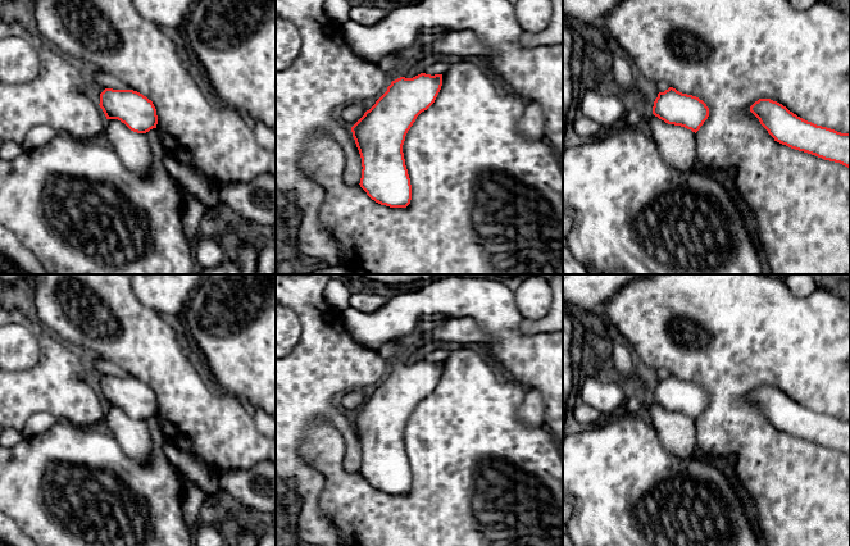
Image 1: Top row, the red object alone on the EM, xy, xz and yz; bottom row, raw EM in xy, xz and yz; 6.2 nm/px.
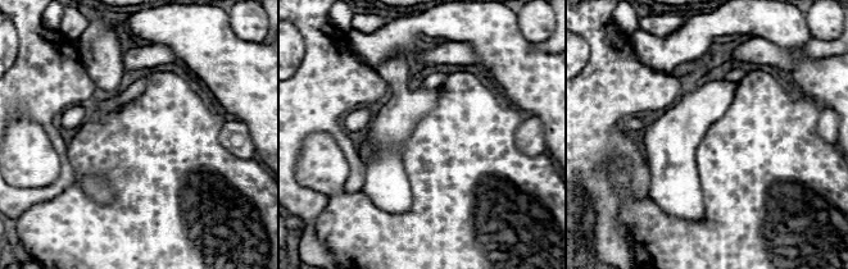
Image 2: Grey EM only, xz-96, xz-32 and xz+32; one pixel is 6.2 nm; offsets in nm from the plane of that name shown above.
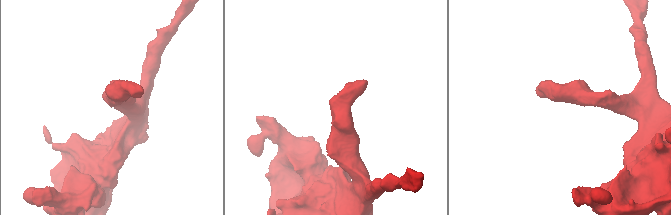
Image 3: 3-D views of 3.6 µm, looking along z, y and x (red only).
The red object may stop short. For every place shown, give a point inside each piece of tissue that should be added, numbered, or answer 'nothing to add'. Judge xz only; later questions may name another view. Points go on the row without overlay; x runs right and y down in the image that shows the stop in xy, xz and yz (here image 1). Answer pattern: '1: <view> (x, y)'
1: xz (394, 351)

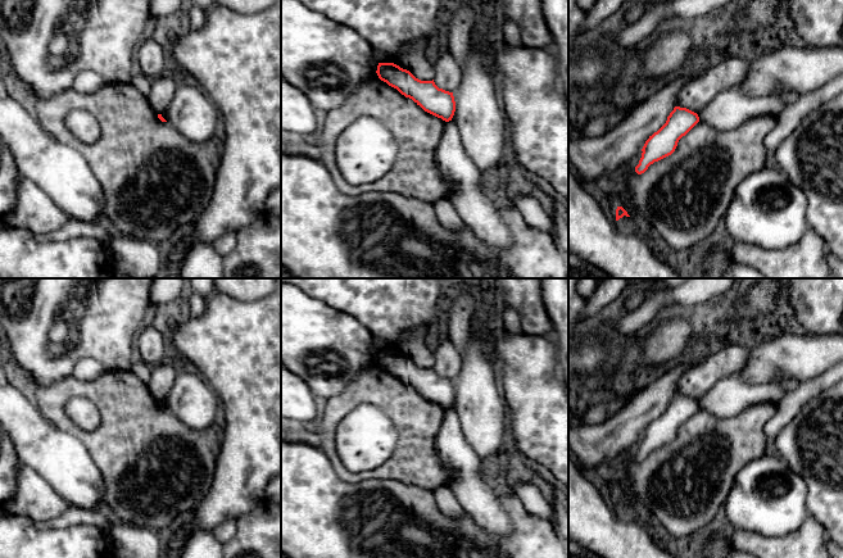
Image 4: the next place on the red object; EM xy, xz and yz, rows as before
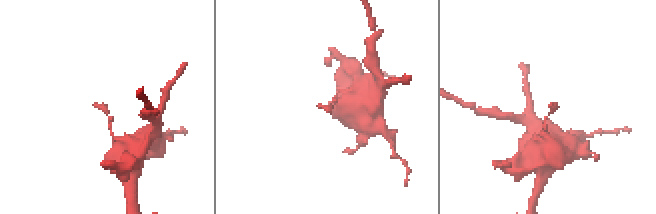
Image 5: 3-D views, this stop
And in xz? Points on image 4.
nothing to add

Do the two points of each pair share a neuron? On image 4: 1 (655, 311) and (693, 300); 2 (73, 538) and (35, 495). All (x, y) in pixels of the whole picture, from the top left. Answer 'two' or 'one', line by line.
1: one
2: two

